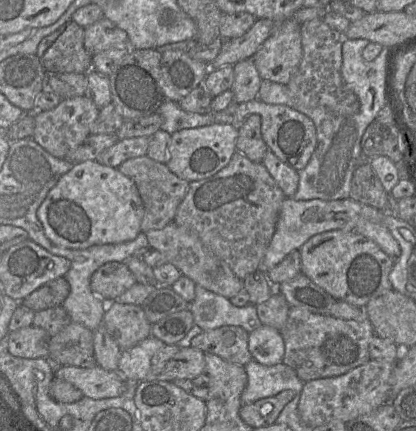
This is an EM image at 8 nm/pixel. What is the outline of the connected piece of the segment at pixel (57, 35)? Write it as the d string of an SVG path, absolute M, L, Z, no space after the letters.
M70 19L40 41L36 55L47 73L87 74L92 69L93 56L85 49L84 33L85 28Z

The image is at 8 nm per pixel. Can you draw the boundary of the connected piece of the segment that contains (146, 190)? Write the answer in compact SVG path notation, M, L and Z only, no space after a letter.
M147 155L128 159L117 169L135 182L143 201L144 216L141 232L163 229L174 221L177 208L184 199L190 182L175 175L165 163L153 160Z

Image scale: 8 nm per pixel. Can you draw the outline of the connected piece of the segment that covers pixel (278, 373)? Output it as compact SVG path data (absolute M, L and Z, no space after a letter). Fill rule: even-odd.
M252 359L244 365L244 369L247 374L247 385L241 394L242 405L274 396L287 389L293 390L295 395L300 395L306 383L297 377L292 368L282 363L266 366Z

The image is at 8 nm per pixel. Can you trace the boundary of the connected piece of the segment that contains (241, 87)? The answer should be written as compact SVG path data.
M243 60L233 65L234 81L231 91L235 103L245 103L256 99L262 79L251 60Z

